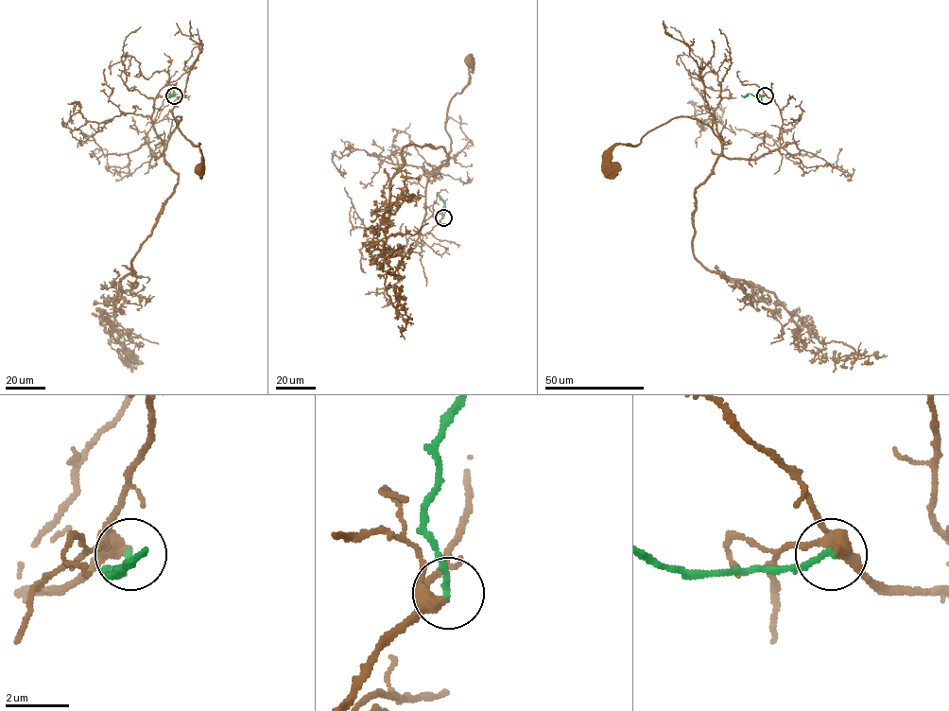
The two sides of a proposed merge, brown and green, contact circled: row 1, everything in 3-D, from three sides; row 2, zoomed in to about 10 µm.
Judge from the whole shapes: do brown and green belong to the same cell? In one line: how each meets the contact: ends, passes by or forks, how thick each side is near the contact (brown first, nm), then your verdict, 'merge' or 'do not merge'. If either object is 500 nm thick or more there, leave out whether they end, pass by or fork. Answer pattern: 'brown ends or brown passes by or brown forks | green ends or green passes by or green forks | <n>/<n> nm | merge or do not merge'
brown forks | green ends | 280/190 nm | merge

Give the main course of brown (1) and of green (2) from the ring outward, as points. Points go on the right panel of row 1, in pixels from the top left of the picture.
1: (766, 95), (780, 112), (780, 147), (755, 159), (727, 158), (708, 126), (680, 117), (617, 144), (610, 165)
2: (765, 95), (741, 95)

